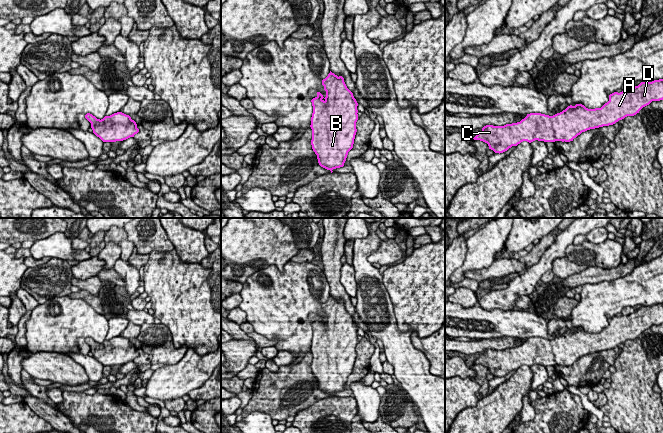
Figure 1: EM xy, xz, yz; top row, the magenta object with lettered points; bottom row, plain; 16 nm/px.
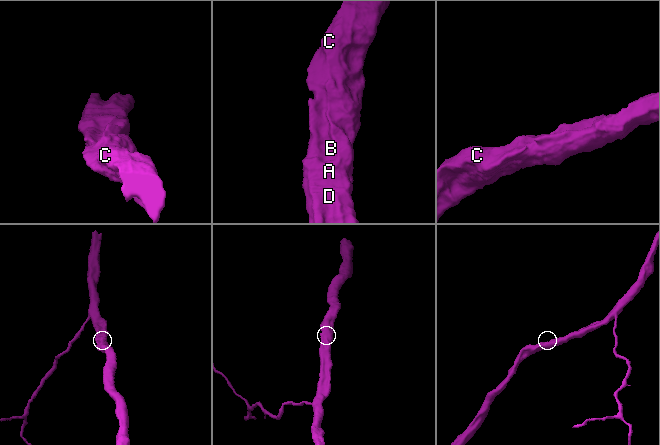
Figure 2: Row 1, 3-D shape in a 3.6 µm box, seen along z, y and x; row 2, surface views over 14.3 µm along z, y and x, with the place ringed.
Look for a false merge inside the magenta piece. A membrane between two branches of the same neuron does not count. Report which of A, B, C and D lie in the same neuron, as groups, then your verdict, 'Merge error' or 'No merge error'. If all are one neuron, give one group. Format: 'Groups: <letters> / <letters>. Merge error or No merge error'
Groups: A B C D. No merge error

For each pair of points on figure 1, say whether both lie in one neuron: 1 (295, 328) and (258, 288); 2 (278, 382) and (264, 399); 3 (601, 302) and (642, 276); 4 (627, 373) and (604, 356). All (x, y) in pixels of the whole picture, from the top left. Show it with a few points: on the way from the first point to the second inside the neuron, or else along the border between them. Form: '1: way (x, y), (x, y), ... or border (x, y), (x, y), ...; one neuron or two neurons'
1: way (286, 318), (268, 298); one neuron
2: way (277, 386), (268, 395); one neuron
3: way (611, 297), (627, 291), (632, 286); one neuron
4: border (624, 343), (623, 350), (613, 365); two neurons

